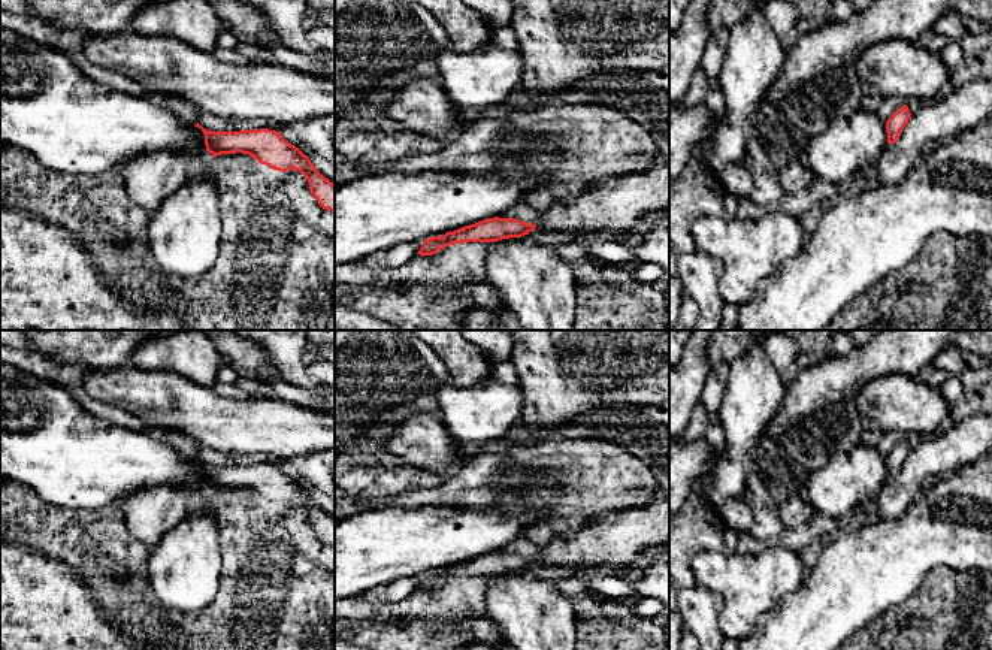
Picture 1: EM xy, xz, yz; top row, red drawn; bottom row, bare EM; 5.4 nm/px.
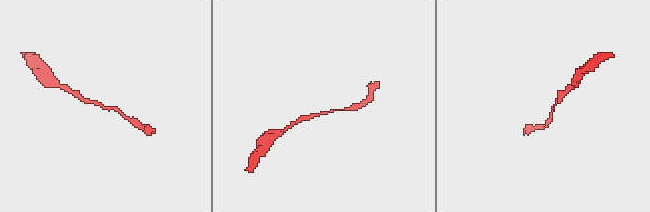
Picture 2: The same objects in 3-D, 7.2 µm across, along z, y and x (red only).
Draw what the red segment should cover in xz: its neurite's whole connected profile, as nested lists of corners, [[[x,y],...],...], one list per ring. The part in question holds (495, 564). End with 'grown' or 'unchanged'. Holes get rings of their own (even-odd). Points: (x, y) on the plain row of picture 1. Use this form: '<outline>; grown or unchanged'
[[[486,553],[454,566],[447,566],[442,572],[433,571],[423,577],[417,589],[433,590],[445,581],[463,577],[497,577],[509,572],[521,572],[533,566],[536,559],[527,559],[515,553]]]; unchanged

